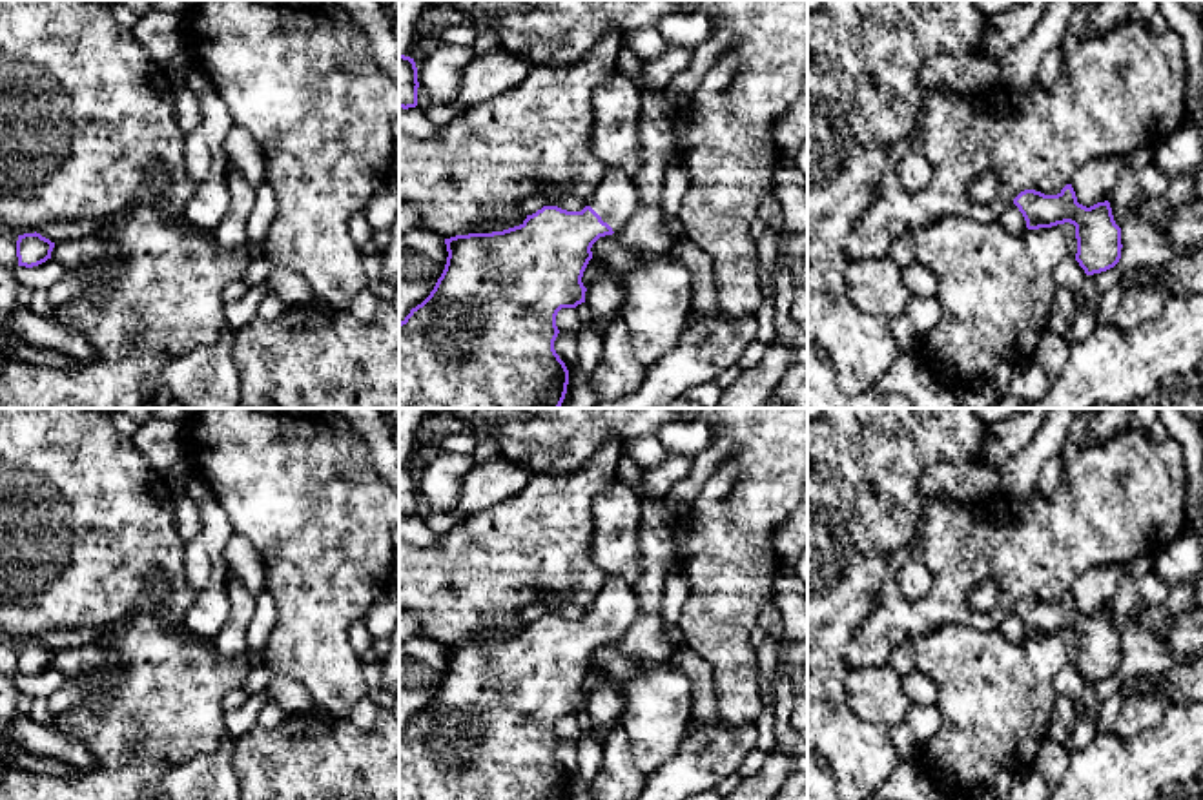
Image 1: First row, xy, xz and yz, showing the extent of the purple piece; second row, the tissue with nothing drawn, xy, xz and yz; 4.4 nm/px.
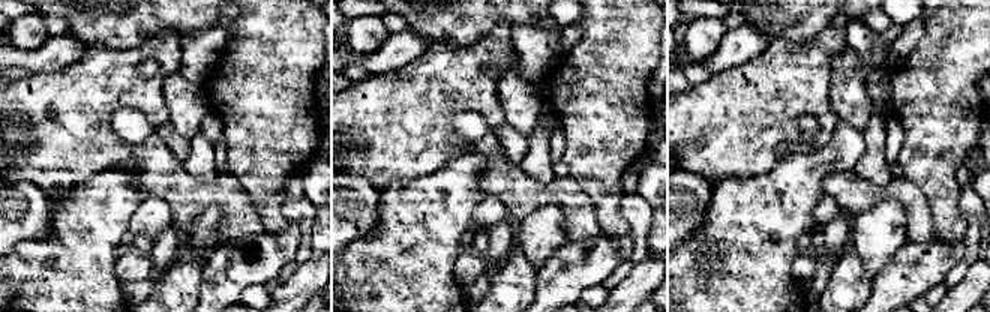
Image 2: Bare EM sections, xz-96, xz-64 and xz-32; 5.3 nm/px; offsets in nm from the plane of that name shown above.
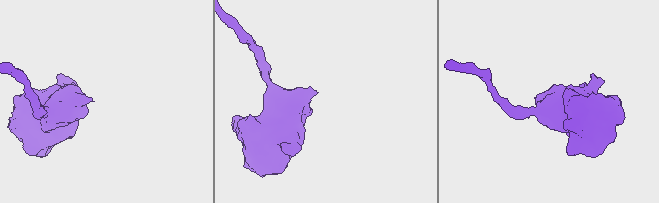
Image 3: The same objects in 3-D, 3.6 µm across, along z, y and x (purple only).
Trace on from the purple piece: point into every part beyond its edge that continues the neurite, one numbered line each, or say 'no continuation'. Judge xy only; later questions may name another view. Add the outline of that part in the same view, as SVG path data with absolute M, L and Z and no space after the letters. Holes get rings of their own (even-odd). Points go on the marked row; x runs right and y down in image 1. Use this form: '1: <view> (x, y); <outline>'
no continuation

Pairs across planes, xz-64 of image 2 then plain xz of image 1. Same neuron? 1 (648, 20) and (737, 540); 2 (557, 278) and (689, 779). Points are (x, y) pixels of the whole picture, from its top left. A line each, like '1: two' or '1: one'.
1: one
2: one

